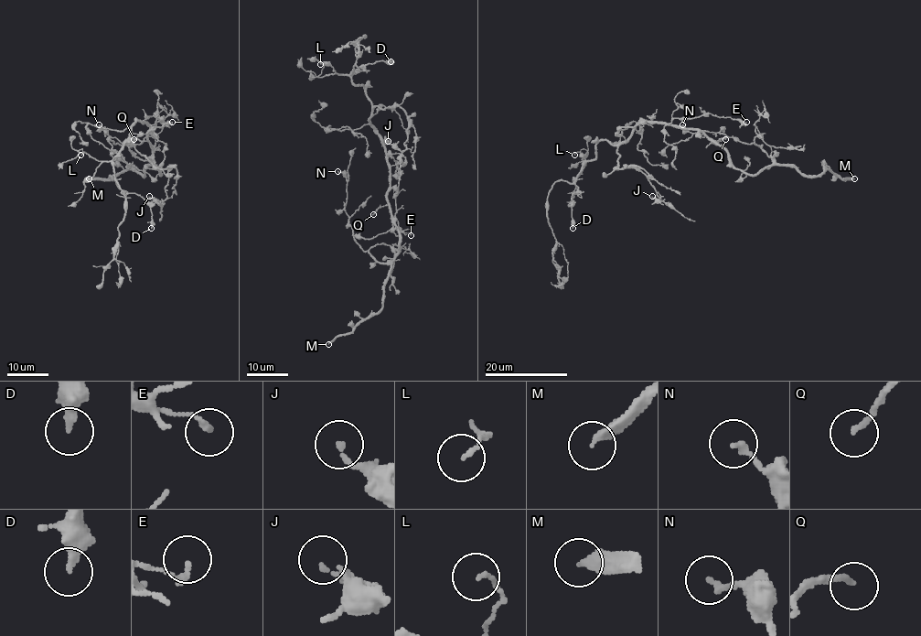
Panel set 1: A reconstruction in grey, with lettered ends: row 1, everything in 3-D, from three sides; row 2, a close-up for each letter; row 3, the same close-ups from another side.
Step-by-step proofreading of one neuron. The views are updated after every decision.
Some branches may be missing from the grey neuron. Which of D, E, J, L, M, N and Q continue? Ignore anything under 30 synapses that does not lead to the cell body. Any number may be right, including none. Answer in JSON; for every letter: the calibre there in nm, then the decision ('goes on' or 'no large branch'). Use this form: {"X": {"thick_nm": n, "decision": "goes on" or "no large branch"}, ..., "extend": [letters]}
{"D": {"thick_nm": 360, "decision": "no large branch"}, "E": {"thick_nm": 160, "decision": "no large branch"}, "J": {"thick_nm": 130, "decision": "no large branch"}, "L": {"thick_nm": 110, "decision": "no large branch"}, "M": {"thick_nm": 280, "decision": "goes on"}, "N": {"thick_nm": 190, "decision": "no large branch"}, "Q": {"thick_nm": 180, "decision": "goes on"}, "extend": ["M", "Q"]}

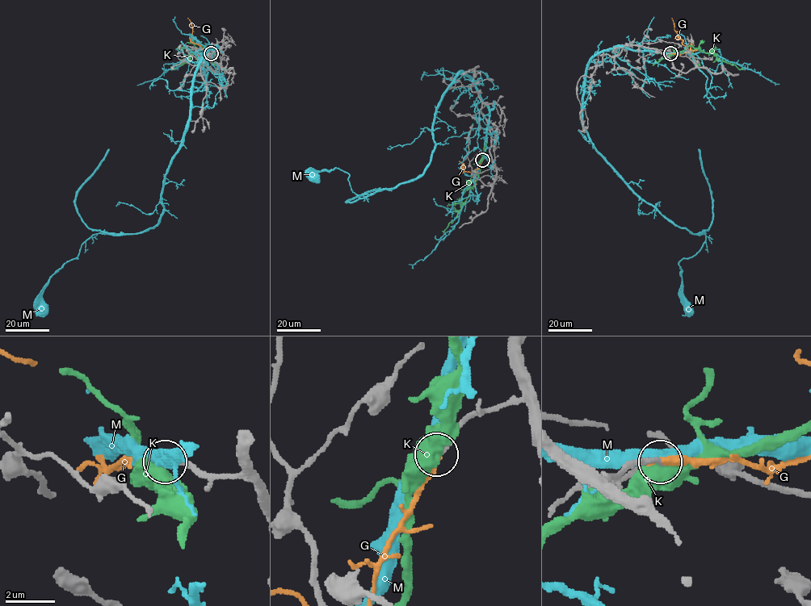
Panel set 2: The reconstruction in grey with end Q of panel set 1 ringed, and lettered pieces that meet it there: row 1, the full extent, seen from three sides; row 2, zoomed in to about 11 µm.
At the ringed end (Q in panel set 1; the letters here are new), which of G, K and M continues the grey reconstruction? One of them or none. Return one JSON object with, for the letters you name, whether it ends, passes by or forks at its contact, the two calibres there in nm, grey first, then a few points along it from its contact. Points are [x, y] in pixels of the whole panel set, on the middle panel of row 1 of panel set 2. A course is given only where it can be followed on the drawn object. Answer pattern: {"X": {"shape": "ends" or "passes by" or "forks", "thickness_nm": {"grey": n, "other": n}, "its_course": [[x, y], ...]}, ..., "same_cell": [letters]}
{"G": {"shape": "ends", "thickness_nm": {"grey": 190, "other": 320}, "its_course": [[482, 160], [474, 177], [469, 172], [461, 172], [464, 164], [460, 161]]}, "same_cell": ["G"]}

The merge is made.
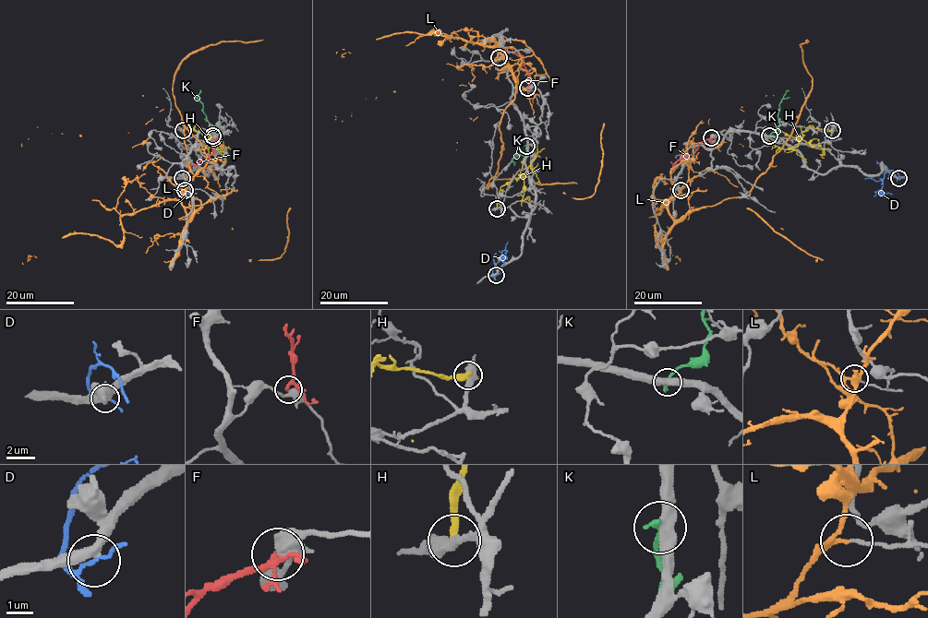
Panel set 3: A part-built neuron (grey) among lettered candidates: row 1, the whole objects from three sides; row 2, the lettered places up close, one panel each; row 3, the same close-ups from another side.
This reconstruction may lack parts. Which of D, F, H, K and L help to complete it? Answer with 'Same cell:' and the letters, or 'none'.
Same cell: none

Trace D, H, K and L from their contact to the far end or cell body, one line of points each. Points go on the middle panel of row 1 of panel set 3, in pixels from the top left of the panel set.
D: (496, 275), (493, 277), (493, 267), (505, 257), (500, 268)
H: (497, 208), (501, 186), (524, 173), (537, 153), (536, 143)
K: (526, 146), (527, 155), (513, 158), (514, 166)
L: (499, 57), (492, 65), (507, 65), (515, 98), (499, 125), (502, 154), (487, 188), (529, 177), (576, 184)

